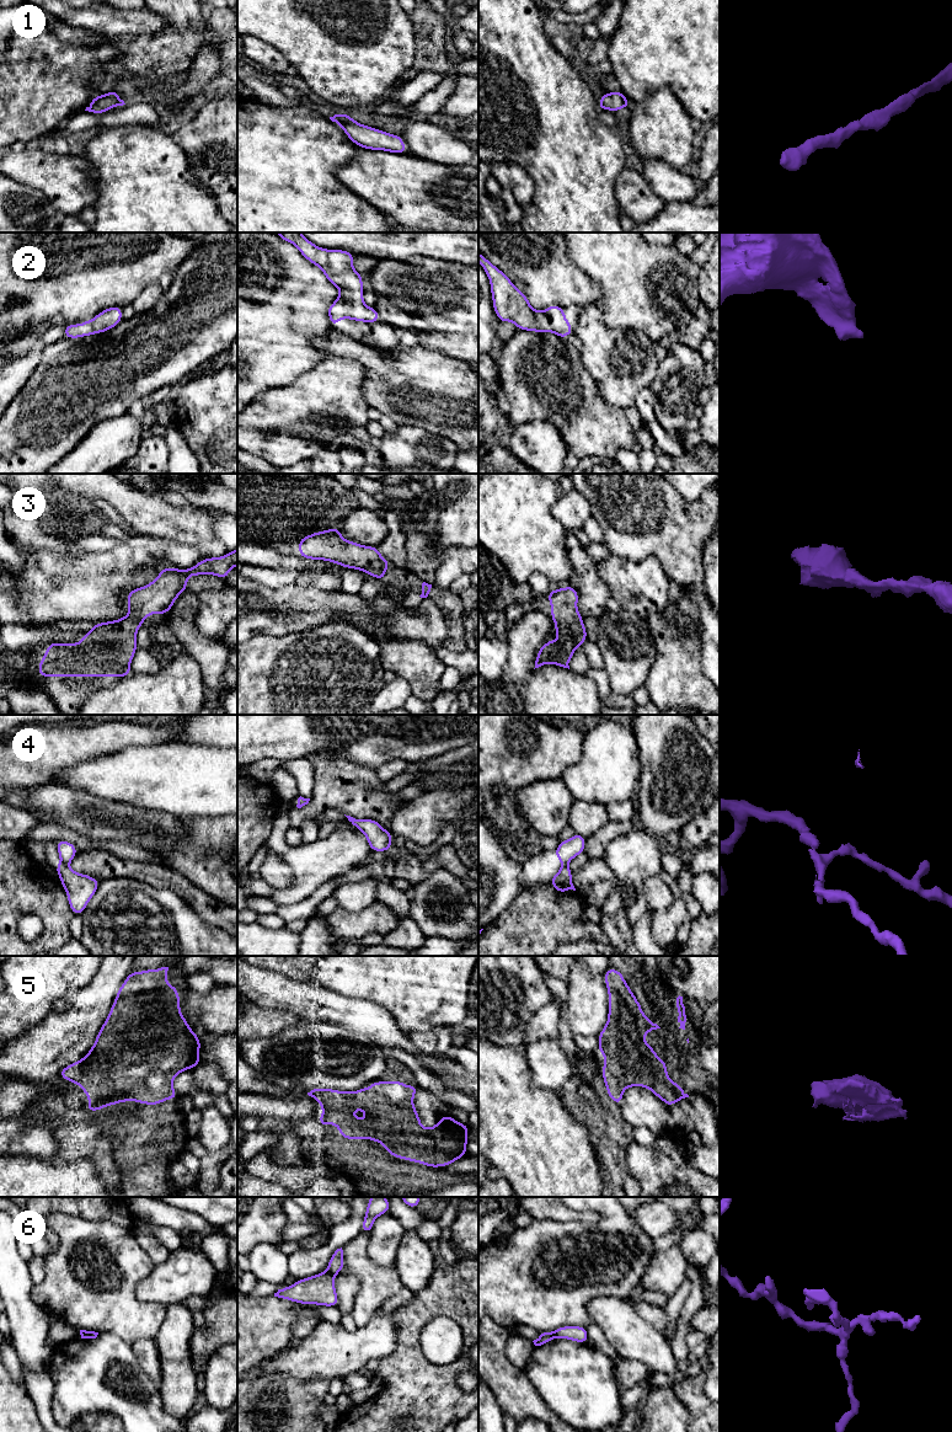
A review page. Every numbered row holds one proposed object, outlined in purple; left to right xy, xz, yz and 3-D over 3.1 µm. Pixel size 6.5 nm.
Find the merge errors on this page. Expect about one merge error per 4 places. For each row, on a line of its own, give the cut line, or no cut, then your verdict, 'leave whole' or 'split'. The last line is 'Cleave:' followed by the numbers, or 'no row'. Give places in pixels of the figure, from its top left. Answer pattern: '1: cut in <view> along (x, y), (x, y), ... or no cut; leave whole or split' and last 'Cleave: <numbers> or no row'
1: no cut; leave whole
2: no cut; leave whole
3: no cut; leave whole
4: cut in xy along (62, 861), (67, 865); split
5: no cut; leave whole
6: cut in xz along (327, 1270), (333, 1276); split
Cleave: 4, 6

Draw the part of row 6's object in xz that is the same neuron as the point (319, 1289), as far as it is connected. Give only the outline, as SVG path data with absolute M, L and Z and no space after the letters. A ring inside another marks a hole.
M328 1271L298 1279L292 1287L283 1287L274 1297L300 1304L337 1307L338 1295L335 1289L335 1276Z

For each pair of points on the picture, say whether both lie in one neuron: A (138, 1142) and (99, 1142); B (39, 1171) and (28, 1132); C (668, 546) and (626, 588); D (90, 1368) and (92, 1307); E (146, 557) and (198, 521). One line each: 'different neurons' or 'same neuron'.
A: different neurons
B: different neurons
C: different neurons
D: different neurons
E: different neurons

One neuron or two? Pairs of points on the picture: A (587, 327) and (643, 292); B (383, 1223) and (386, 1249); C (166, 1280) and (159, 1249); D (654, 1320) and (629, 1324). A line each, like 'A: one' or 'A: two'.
A: two
B: one
C: two
D: two

